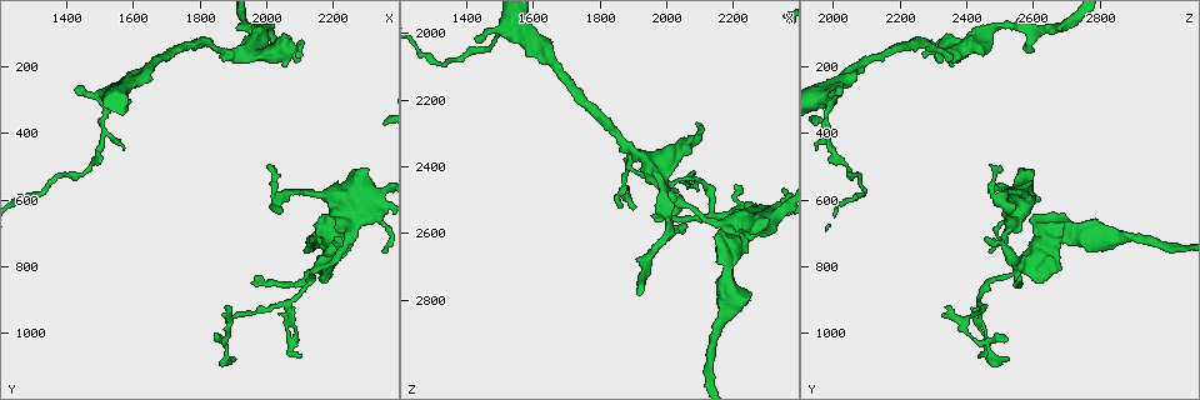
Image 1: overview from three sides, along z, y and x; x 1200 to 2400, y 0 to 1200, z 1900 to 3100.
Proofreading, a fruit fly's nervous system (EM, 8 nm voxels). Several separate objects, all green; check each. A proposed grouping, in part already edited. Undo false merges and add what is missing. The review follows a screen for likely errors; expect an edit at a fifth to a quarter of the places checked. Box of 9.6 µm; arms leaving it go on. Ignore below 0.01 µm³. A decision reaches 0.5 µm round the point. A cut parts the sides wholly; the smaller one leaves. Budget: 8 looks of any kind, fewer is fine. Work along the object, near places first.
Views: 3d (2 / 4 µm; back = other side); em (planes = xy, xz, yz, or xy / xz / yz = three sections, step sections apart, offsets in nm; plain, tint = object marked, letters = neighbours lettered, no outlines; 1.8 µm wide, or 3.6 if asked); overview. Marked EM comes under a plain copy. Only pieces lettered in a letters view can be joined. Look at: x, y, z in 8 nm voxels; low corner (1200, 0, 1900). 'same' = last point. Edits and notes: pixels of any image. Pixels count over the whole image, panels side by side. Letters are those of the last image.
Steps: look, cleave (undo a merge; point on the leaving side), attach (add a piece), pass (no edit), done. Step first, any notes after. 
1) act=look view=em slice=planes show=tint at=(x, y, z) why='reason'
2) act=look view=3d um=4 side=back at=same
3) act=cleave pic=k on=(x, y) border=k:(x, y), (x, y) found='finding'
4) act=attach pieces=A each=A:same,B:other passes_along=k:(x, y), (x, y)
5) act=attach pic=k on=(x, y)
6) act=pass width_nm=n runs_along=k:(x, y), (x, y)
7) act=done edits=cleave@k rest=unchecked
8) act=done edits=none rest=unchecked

act=look view=3d um=2 side=back at=(1860, 150, 2320) why='a narrow waist'

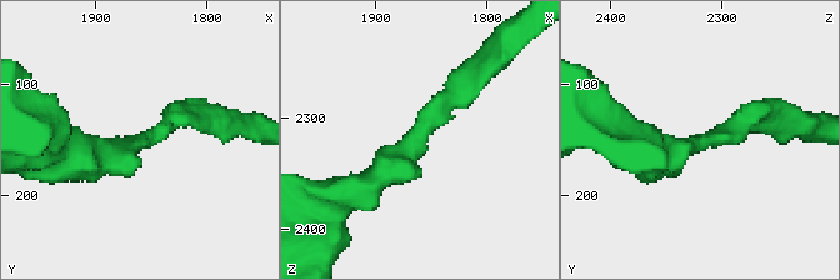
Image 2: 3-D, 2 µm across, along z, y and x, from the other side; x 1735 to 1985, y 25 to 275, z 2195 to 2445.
act=look view=em slice=planes show=letters at=(1856, 154, 2316)

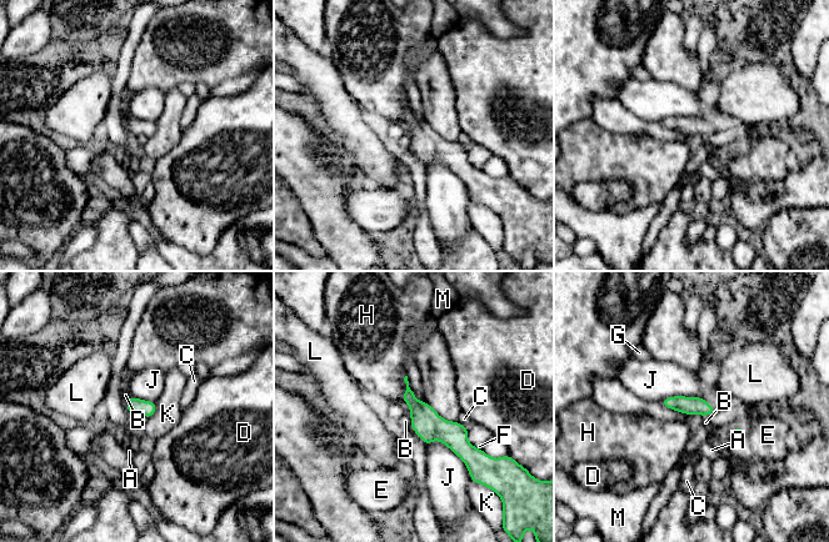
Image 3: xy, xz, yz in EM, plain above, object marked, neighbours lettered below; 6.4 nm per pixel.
act=pass width_nm=110 each=A:other,B:other,C:other,D:other,E:other,F:other,G:other,H:other,J:other,K:other,L:other,M:other runs_along=3:(408, 392), (409, 399), (472, 458) found='one neuron here'

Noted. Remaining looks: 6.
act=look view=3d um=2 side=back at=(2060, 150, 2570) why='tapers out'

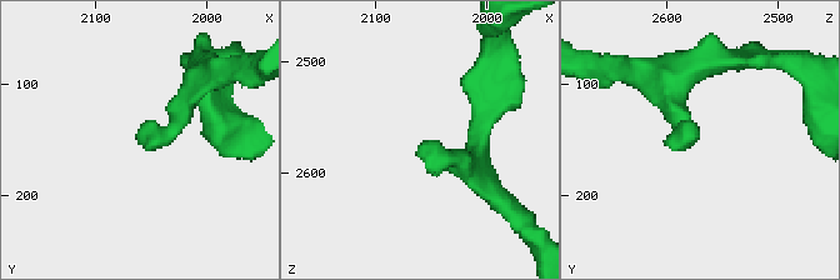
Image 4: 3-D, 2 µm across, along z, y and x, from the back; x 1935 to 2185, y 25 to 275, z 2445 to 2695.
act=look view=em slice=planes show=tint at=(2062, 152, 2580) why='need the tissue'

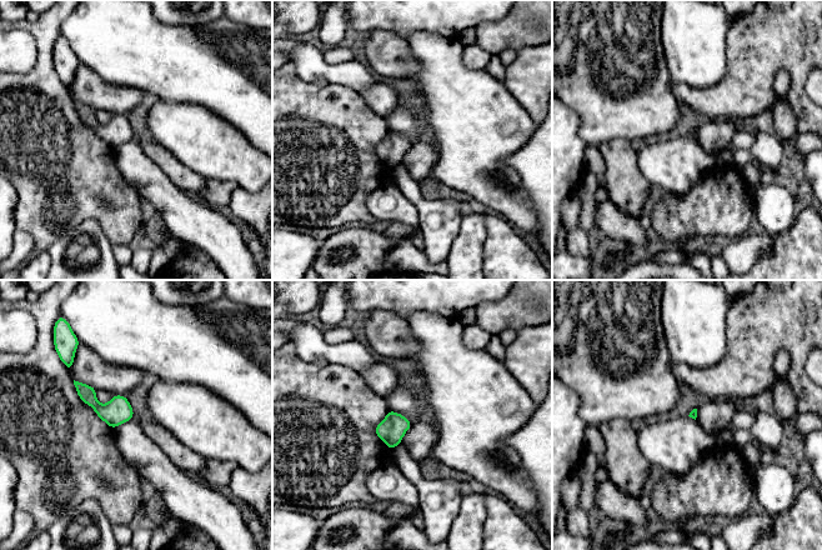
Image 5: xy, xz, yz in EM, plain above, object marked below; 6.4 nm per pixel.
act=look view=em slice=planes show=letters at=same why='what lies round it'

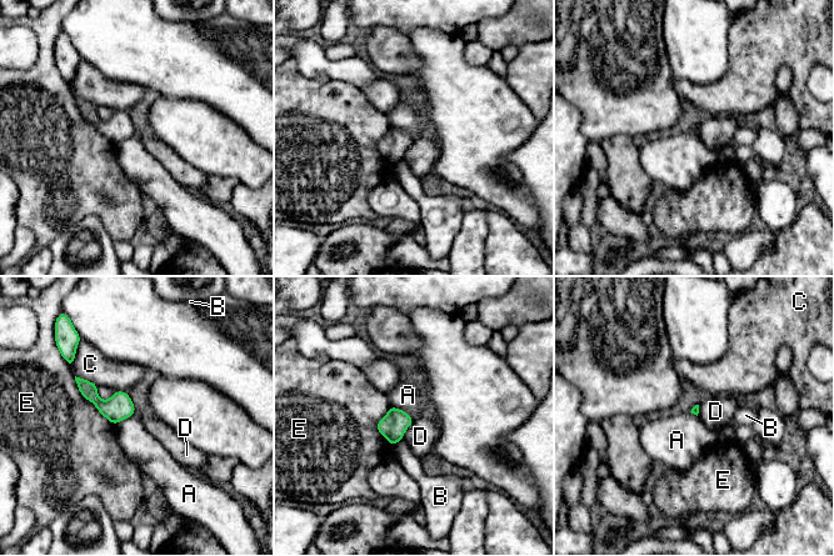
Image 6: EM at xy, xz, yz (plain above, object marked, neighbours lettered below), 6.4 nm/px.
act=pass each=A:other,B:other,C:other,D:other,E:other border=6:(390, 405), (404, 410), (414, 419) found='none of them fits'

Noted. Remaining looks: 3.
act=look view=em um=3.6 slice=yz step=16 show=tint at=(2090, 170, 2260) why='an open end'

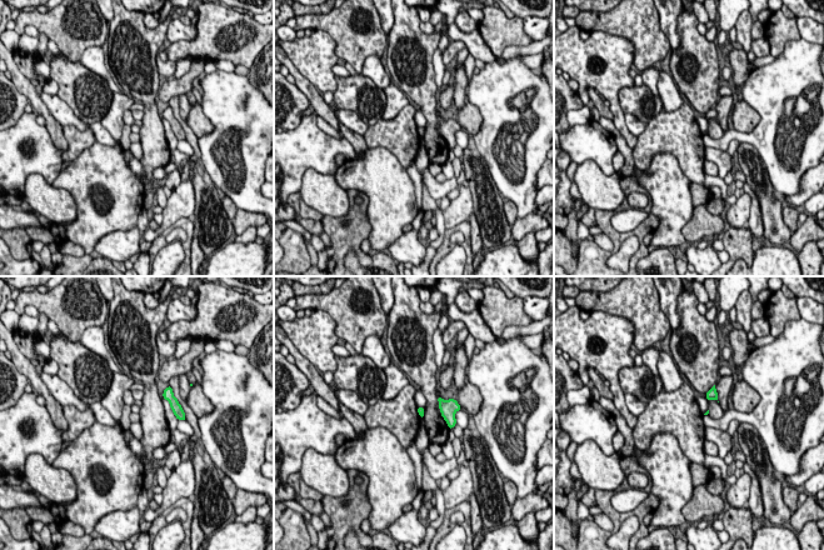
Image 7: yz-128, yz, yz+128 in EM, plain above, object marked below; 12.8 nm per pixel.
act=look view=em um=3.6 slice=planes show=letters at=same

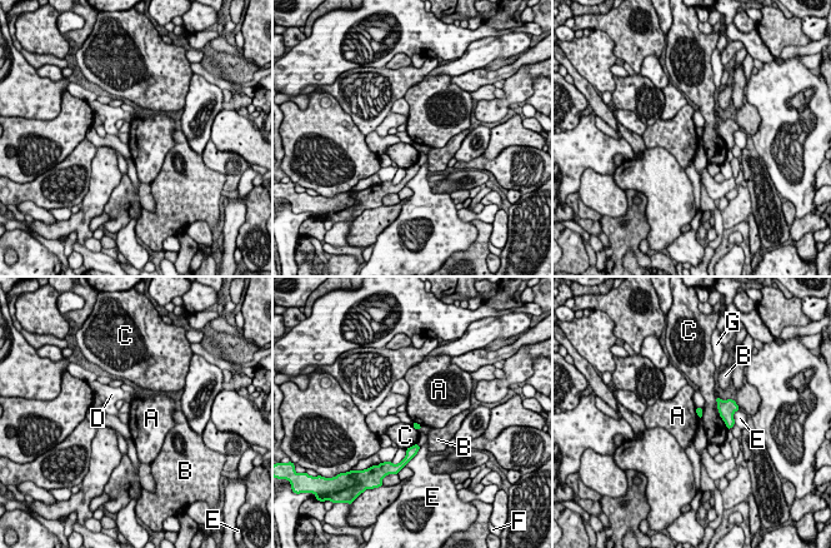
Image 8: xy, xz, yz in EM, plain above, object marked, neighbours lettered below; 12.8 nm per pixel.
act=pass each=A:other,B:other,C:other,D:other,E:other,F:other,G:other border=8:(413, 422), (422, 426) found='no lettered piece goes on from it'

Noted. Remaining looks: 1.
act=done edits=none rest=unchecked

